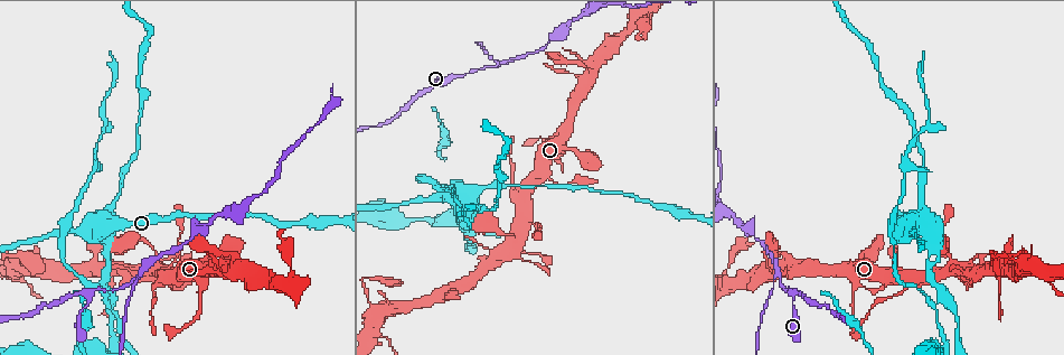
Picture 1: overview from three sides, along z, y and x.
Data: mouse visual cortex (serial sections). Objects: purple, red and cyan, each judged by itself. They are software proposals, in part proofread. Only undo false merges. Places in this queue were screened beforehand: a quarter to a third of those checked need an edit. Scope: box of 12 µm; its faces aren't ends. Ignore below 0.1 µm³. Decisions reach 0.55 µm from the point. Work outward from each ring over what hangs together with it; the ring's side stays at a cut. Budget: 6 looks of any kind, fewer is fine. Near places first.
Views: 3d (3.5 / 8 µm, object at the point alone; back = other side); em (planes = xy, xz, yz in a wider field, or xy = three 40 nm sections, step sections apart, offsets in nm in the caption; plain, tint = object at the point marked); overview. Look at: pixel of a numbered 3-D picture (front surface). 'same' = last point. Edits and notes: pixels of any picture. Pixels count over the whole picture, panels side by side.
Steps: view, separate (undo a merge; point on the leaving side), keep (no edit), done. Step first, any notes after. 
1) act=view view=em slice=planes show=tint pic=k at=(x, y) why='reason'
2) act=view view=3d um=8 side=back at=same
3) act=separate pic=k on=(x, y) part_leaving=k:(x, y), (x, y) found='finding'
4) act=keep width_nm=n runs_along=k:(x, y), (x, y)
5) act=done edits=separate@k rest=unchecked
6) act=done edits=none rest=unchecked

act=view view=3d um=3.5 pic=1 at=(924, 224) why='thick turns thin'

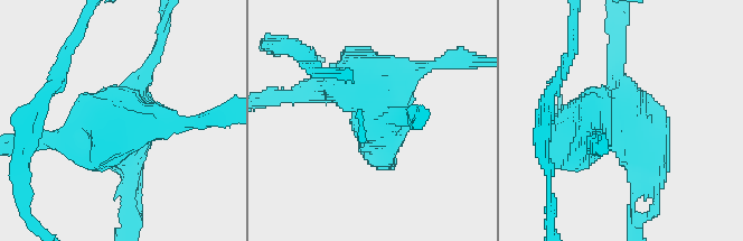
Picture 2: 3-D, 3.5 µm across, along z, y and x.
act=view view=em slice=xy step=5 show=tint pic=2 at=(620, 124)

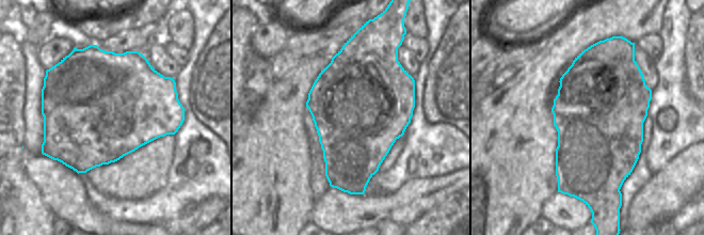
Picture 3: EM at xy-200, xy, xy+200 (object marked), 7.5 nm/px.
act=separate pic=2 on=(131, 182) width_nm=750 part_leaving=2:(619, 122), (642, 150), (633, 225) found='a second cell is stuck on'

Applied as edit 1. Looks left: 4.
act=view view=overview

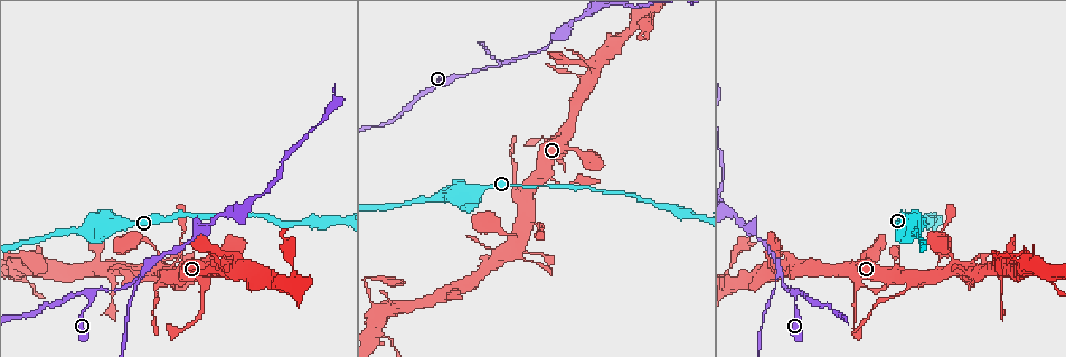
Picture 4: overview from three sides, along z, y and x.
act=view view=em slice=xy step=1 show=tint pic=4 at=(19, 260) why='thin arm on a thick one'

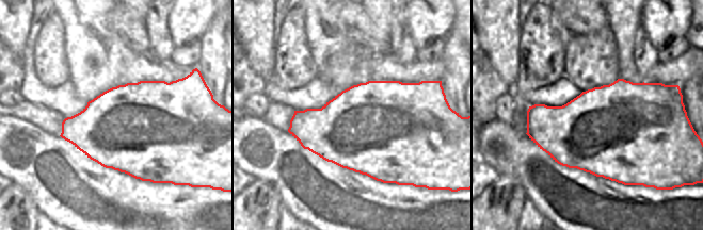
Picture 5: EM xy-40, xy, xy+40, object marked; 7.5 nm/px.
act=view view=3d um=3.5 at=same why='wider look'

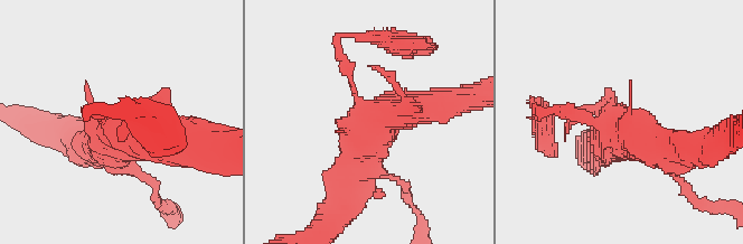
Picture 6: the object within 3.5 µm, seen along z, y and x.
act=keep runs_along=6:(433, 106), (375, 118), (358, 101), (337, 46) found='all the same cell'

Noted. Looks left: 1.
act=done edits=separate@2 rest=unchecked

